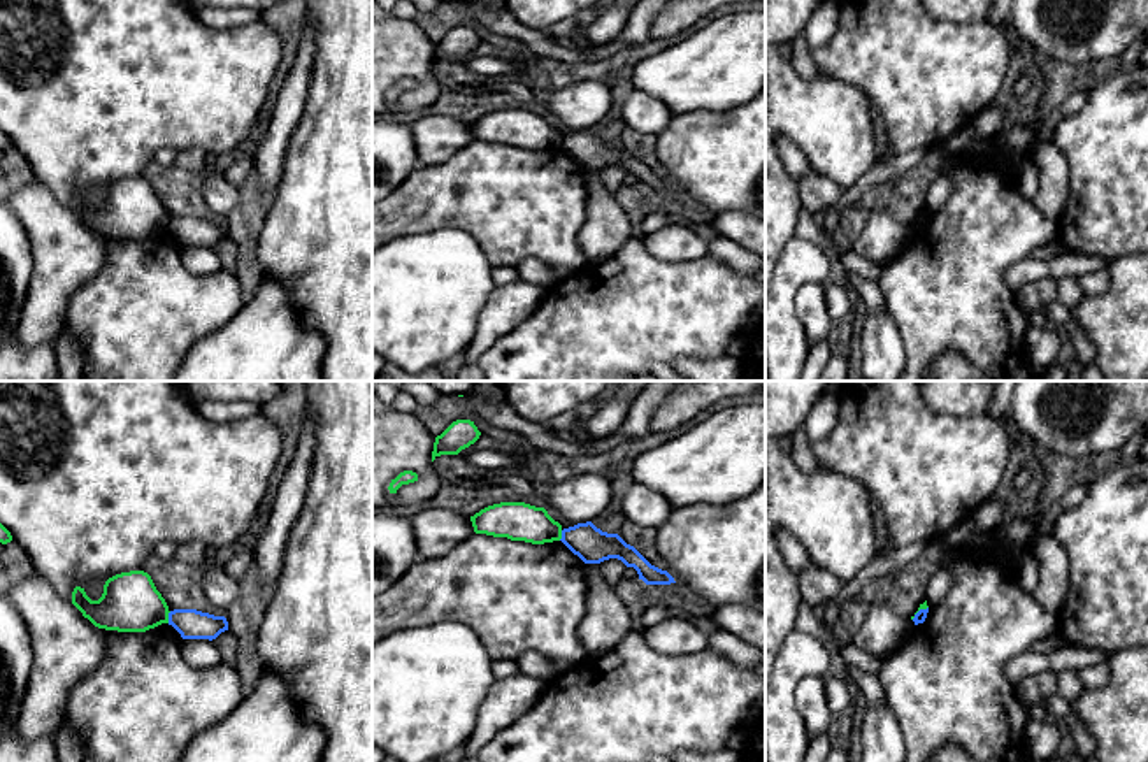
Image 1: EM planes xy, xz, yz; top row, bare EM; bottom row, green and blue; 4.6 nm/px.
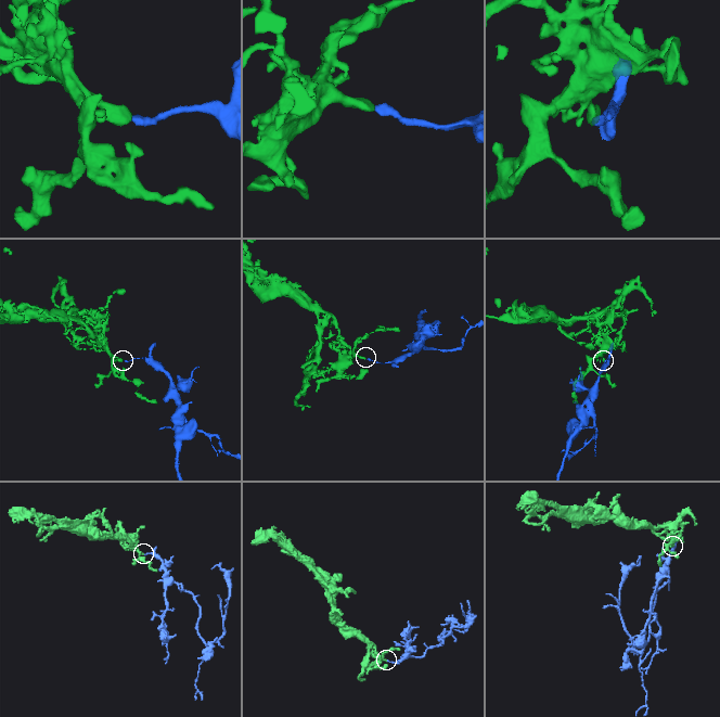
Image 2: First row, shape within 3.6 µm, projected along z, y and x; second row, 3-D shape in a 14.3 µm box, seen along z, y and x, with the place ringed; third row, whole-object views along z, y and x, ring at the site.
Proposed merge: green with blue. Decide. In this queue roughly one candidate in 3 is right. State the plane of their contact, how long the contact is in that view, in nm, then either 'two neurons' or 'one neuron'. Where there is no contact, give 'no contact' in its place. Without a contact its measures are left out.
contact in xy; length 60 nm; two neurons

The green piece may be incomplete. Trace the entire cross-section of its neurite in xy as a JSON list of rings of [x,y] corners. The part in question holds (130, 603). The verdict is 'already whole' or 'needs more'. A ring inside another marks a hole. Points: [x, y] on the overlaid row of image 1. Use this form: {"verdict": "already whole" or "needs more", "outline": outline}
{"verdict": "already whole", "outline": [[[144,571],[121,572],[109,578],[98,600],[75,586],[72,604],[95,627],[118,632],[146,632],[169,623],[169,606]]]}

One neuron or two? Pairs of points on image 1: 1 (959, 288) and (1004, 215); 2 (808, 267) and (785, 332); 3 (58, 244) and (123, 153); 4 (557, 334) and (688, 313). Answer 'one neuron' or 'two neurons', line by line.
1: one neuron
2: one neuron
3: two neurons
4: one neuron

